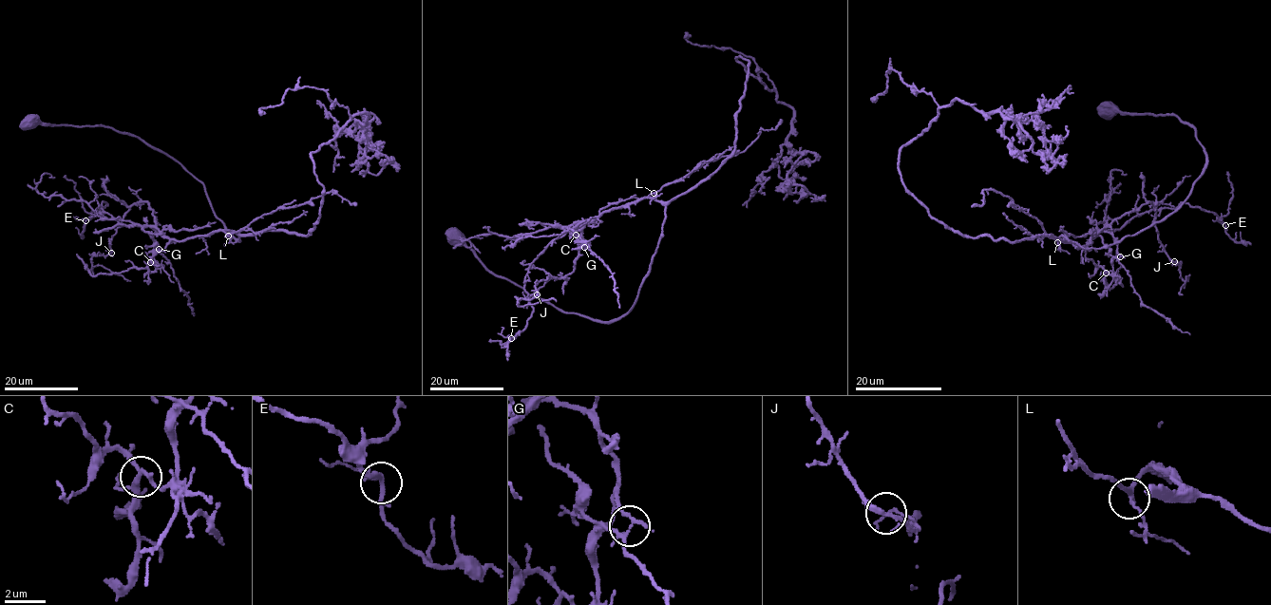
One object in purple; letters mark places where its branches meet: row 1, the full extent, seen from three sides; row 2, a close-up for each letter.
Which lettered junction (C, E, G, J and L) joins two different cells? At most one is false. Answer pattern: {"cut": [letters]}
{"cut": ["G"]}

